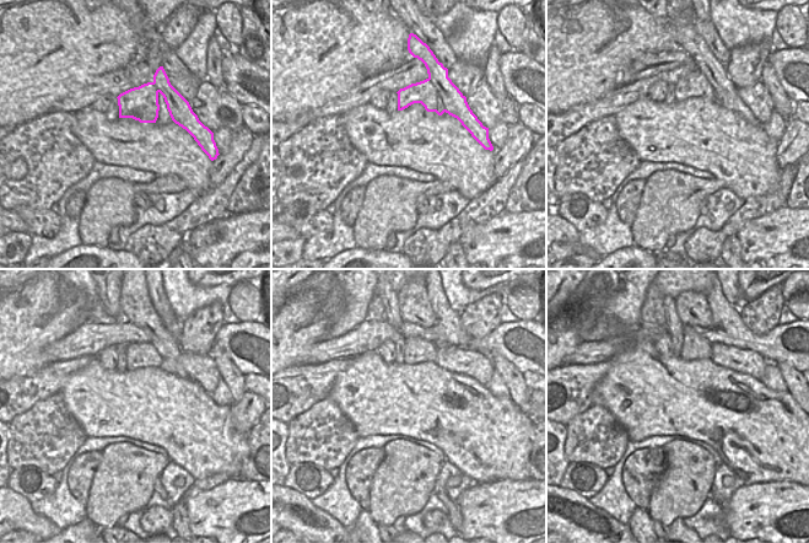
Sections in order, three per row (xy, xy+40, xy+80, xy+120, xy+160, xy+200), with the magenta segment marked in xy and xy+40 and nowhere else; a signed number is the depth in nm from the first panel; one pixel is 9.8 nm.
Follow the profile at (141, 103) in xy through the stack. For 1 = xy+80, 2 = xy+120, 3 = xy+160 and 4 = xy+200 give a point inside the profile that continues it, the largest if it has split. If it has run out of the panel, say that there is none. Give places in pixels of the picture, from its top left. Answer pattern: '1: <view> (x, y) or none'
1: xy+80 (710, 80)
2: xy+120 (135, 302)
3: xy+160 (414, 305)
4: xy+200 (692, 310)

